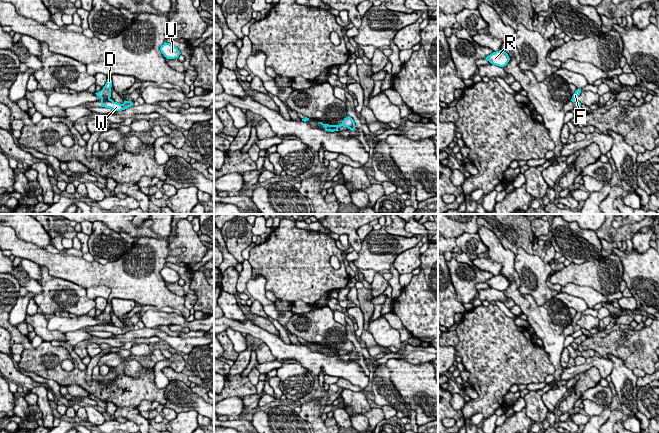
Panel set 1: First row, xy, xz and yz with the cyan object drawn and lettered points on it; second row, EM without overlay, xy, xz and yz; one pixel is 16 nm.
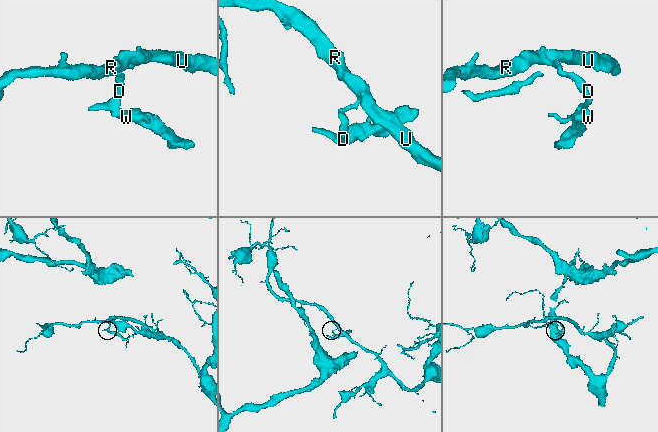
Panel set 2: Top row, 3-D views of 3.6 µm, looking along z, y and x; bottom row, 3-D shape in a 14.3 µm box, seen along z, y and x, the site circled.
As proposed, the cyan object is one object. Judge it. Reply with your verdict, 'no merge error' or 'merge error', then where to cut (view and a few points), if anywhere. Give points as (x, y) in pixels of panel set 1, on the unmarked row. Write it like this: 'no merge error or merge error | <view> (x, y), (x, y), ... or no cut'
merge error | xy (109, 322), (101, 325)

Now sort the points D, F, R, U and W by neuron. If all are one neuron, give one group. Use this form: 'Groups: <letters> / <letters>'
Groups: D F R U / W

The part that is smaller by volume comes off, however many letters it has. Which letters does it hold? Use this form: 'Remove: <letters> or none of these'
Remove: W

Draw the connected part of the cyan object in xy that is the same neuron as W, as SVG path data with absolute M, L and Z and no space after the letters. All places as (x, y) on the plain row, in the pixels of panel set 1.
M112 323L101 325L101 331L110 332L113 335L122 335L131 331L133 327L131 325L124 325L123 328L114 326Z

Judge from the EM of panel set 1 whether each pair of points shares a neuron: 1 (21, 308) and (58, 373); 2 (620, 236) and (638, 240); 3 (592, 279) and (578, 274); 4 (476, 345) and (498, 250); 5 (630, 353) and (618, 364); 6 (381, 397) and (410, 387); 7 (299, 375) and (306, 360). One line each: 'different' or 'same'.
1: different
2: different
3: same
4: different
5: different
6: different
7: different

